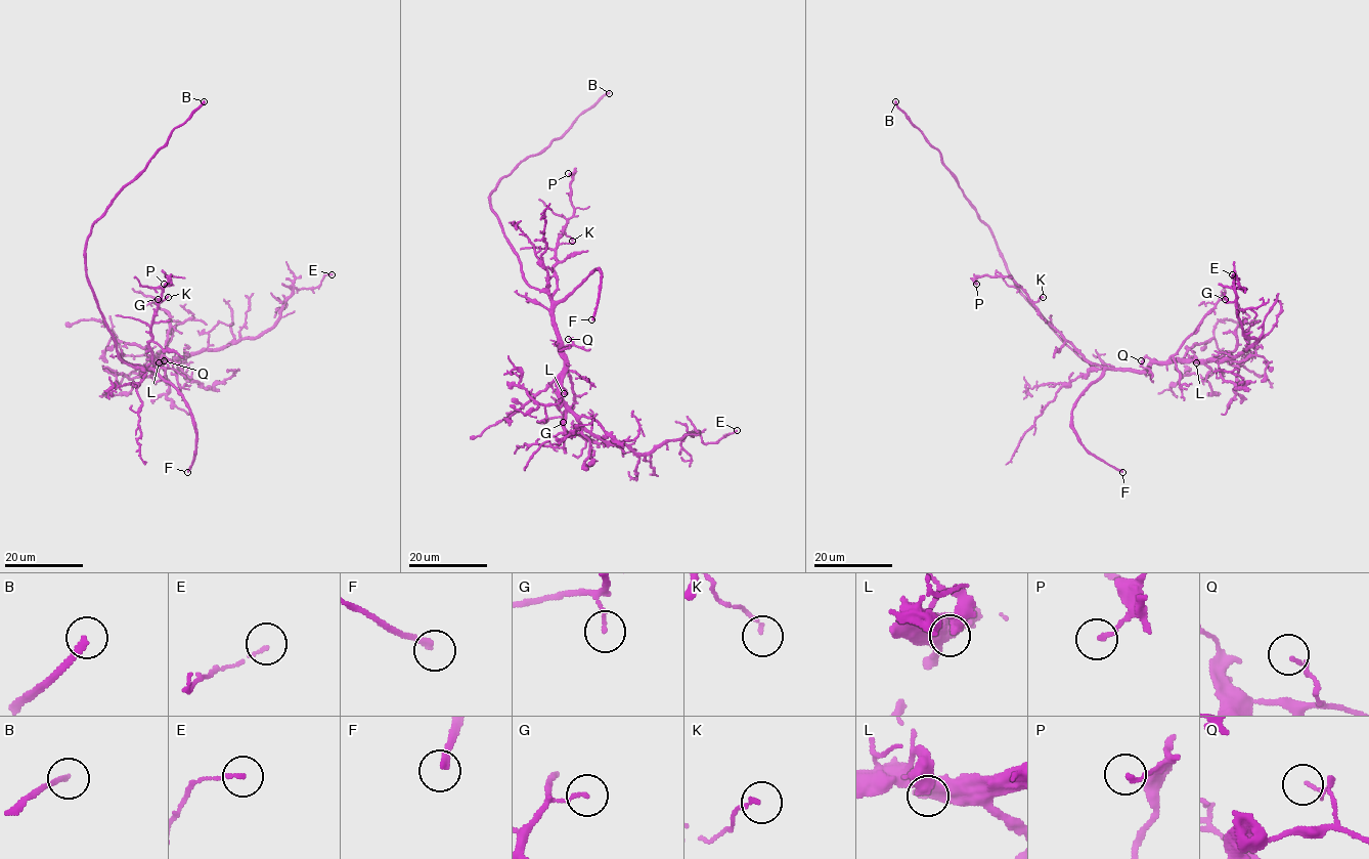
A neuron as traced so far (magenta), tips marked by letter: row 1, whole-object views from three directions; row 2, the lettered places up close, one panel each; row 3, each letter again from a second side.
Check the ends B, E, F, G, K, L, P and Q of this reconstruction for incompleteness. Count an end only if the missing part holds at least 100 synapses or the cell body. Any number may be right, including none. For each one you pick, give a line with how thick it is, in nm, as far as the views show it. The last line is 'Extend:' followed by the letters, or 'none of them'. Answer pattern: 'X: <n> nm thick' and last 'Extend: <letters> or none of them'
B: 200 nm thick
F: 200 nm thick
Extend: B, F

